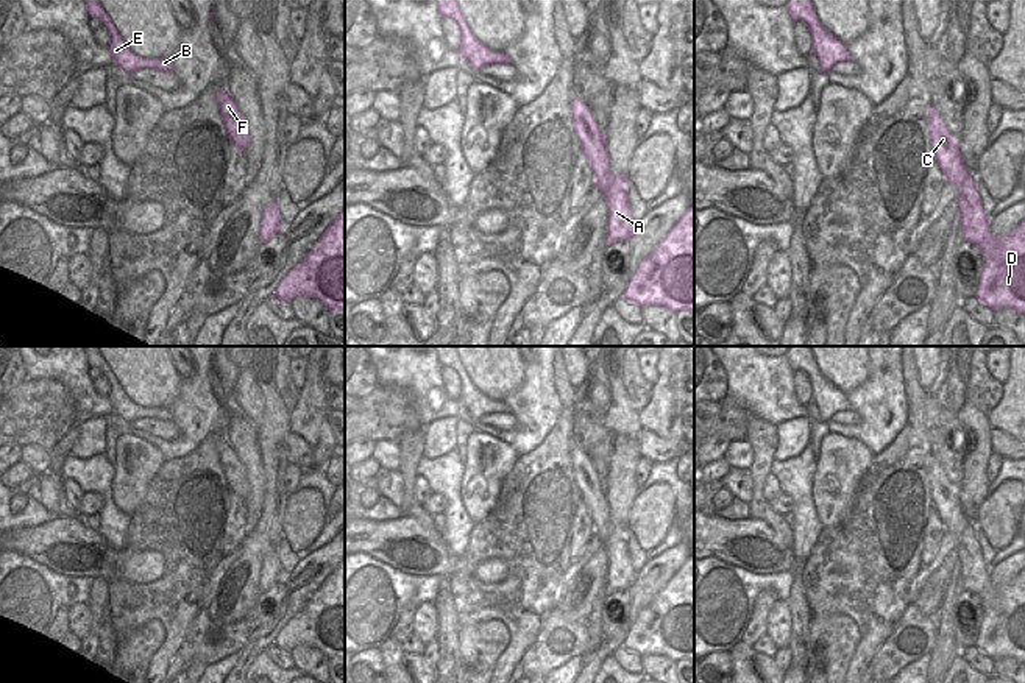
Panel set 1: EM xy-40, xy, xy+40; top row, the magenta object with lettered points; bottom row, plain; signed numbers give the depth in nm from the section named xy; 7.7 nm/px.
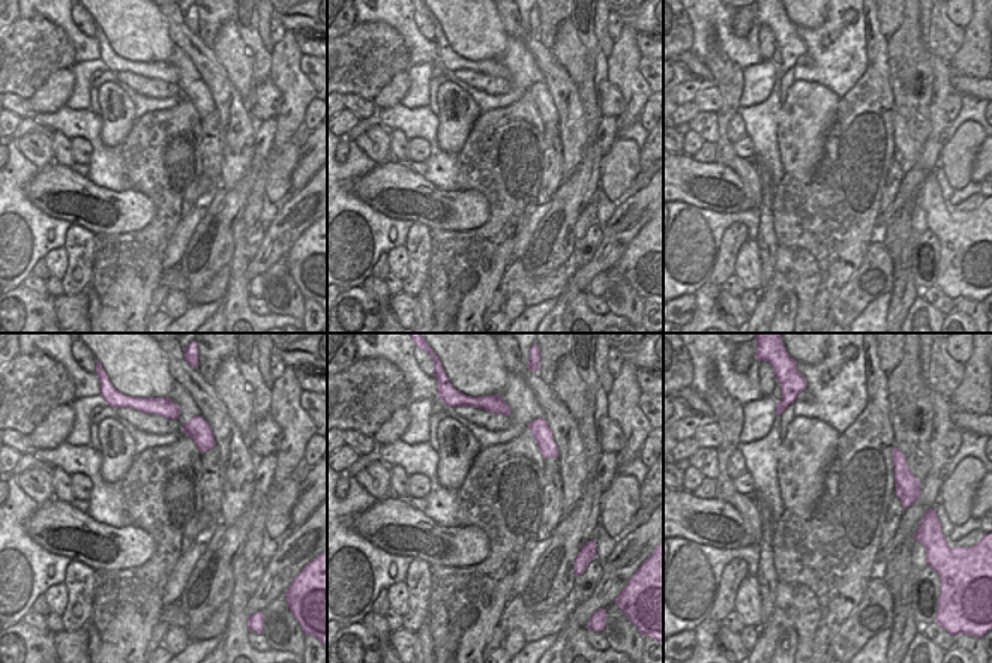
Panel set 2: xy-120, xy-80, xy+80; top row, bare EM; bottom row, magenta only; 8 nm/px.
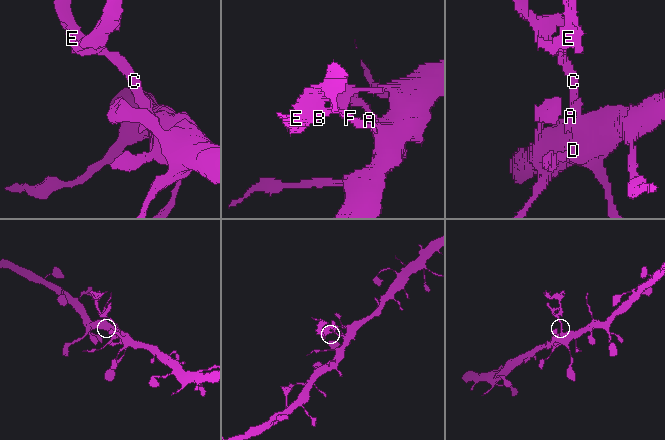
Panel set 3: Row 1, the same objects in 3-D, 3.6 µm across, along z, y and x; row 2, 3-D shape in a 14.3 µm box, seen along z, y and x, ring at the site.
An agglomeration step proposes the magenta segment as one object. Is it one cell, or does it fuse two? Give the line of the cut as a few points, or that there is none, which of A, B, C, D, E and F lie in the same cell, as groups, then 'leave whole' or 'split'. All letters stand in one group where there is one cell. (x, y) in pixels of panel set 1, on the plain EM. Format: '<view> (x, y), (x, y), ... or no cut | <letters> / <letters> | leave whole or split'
xy (624, 524), (620, 524), (604, 543) | A D / B C E F | split

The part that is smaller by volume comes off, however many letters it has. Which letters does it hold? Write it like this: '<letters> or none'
B, C, E, F

